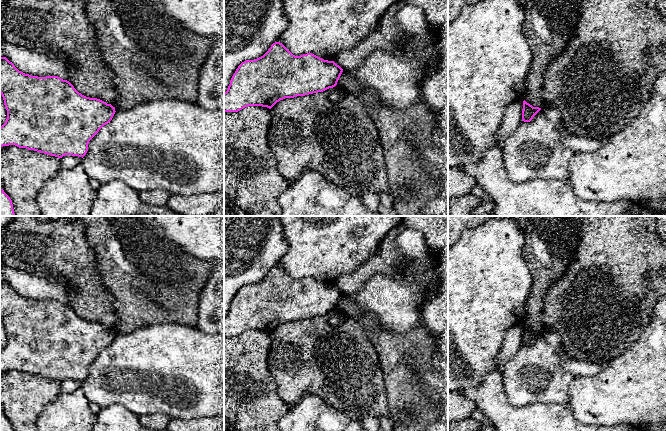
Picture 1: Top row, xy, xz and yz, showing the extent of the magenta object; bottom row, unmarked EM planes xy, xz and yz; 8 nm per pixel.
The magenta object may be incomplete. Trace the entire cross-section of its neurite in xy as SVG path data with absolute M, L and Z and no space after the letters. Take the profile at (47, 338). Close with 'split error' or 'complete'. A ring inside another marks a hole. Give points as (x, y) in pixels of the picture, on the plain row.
M0 281L0 318L7 334L7 343L0 351L0 372L15 369L58 382L65 379L83 382L89 365L116 336L111 328L82 319L69 305L58 300L25 298L6 281Z; complete

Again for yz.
M525 324L523 325L522 345L530 346L533 341L541 334L539 331L533 331Z; complete

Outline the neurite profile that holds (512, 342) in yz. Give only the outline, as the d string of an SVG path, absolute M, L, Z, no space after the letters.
M523 324L513 325L506 333L496 358L496 367L502 370L505 363L513 358L522 345Z

